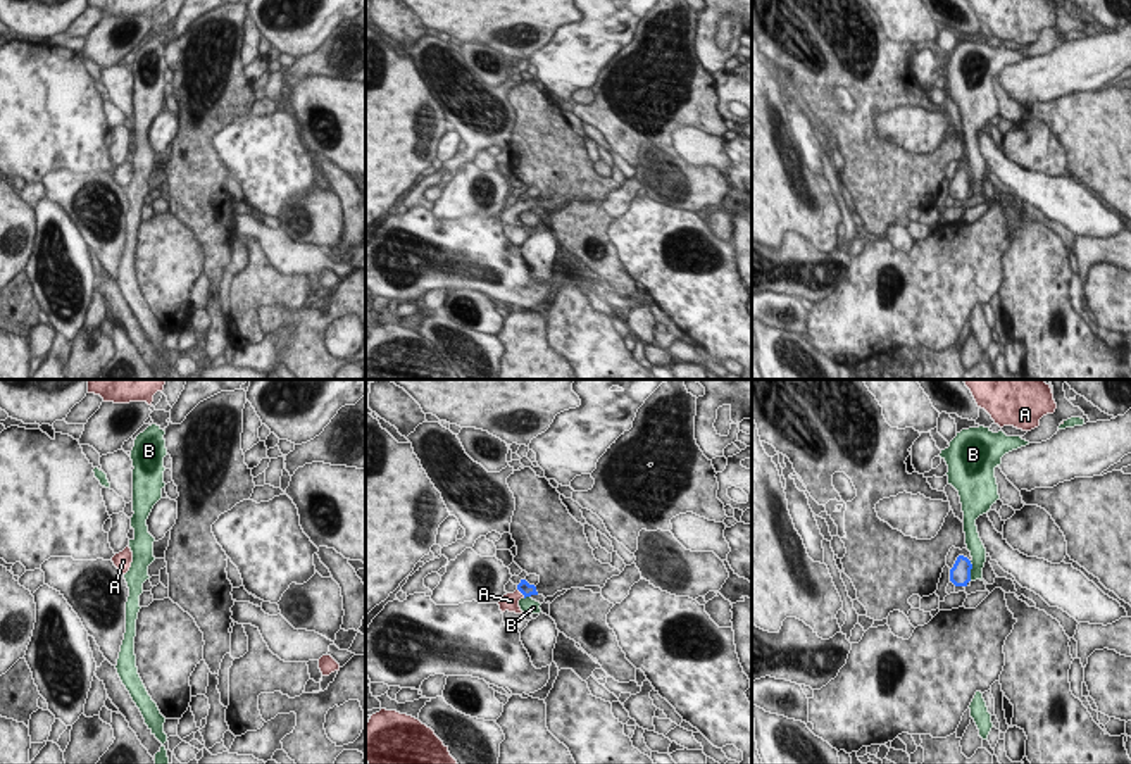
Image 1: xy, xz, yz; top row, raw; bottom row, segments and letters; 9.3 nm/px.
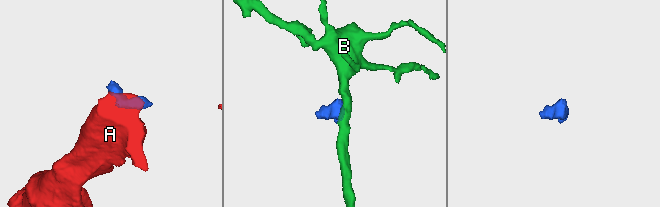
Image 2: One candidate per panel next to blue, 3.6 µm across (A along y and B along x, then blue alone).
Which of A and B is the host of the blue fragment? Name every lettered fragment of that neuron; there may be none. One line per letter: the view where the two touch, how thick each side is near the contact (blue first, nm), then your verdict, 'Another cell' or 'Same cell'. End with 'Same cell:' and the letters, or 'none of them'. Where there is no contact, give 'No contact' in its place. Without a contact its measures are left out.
A: Touches blue in xz. Thickness 120 nm (blue) against 160 nm. Same cell
B: Touches blue in yz. Thickness 190 nm (blue) against 160 nm. Another cell
Same cell: A.

